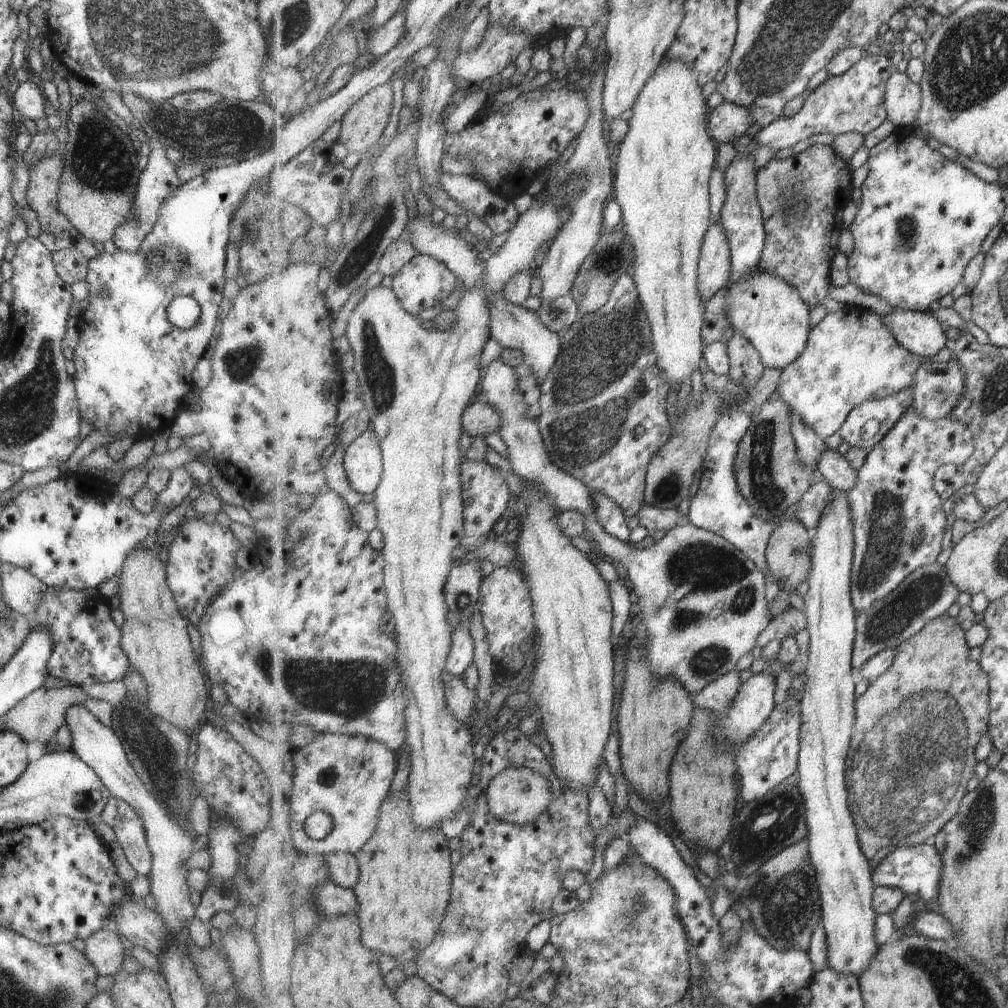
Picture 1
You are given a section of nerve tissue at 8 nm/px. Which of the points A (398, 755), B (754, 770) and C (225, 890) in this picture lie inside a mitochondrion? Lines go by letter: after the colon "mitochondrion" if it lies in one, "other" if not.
A: other
B: other
C: other

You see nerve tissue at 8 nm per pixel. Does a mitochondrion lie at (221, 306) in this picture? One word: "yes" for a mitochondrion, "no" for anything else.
no

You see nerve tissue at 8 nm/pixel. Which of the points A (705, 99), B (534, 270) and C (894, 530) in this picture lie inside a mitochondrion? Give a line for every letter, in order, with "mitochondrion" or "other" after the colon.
A: other
B: other
C: mitochondrion

